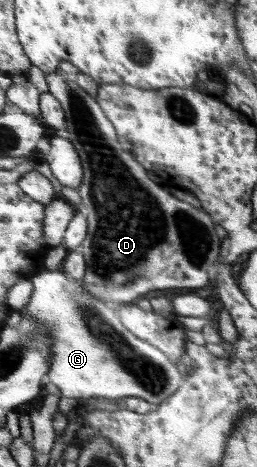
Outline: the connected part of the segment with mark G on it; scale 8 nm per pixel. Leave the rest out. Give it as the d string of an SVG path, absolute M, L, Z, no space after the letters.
M61 268L56 271L43 271L32 279L35 289L31 300L21 311L22 315L31 314L42 326L48 329L48 334L54 341L52 368L48 381L60 388L63 397L145 397L147 401L161 403L174 395L185 380L174 362L170 360L156 345L137 337L117 317L117 311L107 307L107 301L95 297L86 290L85 281L73 277Z

